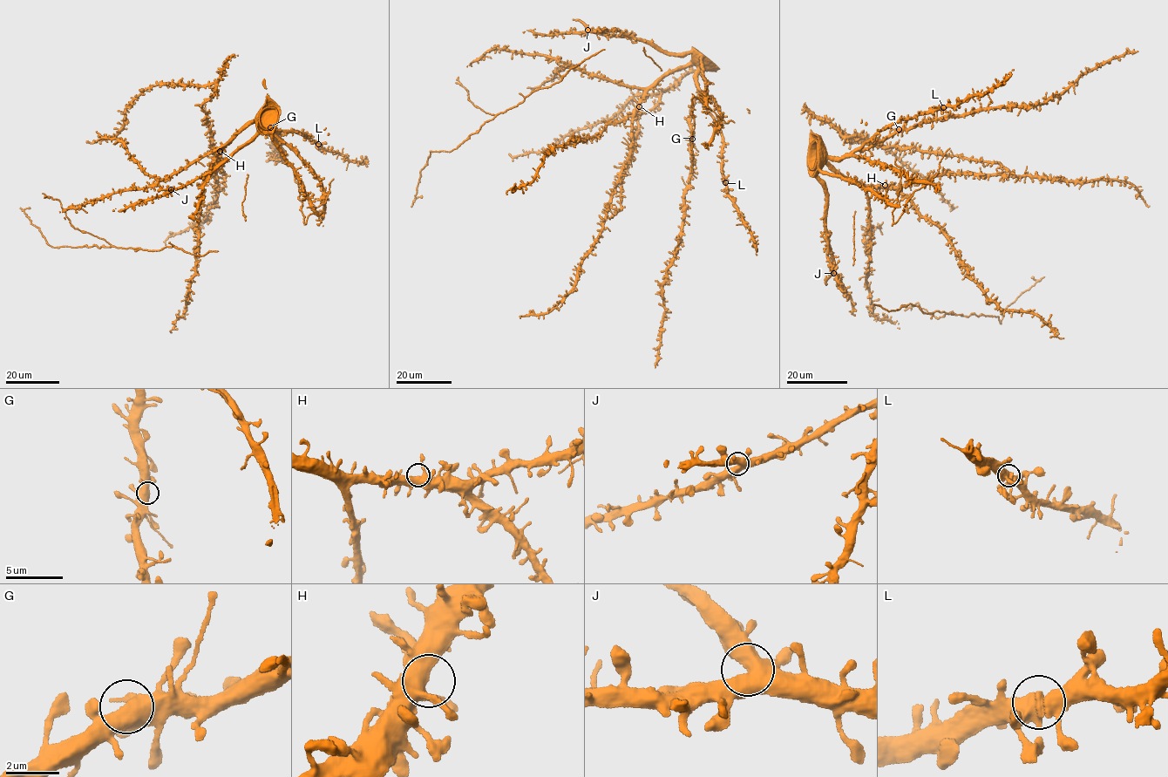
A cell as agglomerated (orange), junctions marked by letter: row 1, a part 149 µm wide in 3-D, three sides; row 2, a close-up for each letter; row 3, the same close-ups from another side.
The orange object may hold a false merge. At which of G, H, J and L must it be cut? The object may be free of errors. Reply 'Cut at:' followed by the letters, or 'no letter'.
Cut at: no letter

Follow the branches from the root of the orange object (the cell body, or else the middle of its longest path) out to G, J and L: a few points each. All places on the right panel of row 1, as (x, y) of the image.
G: (884, 187), (845, 179), (823, 160), (866, 148), (891, 136), (899, 129)
J: (884, 187), (850, 180), (830, 164), (821, 164), (817, 174), (828, 205), (825, 224), (834, 256), (833, 273)
L: (884, 187), (845, 179), (823, 160), (860, 150), (878, 132), (894, 122), (943, 107)

